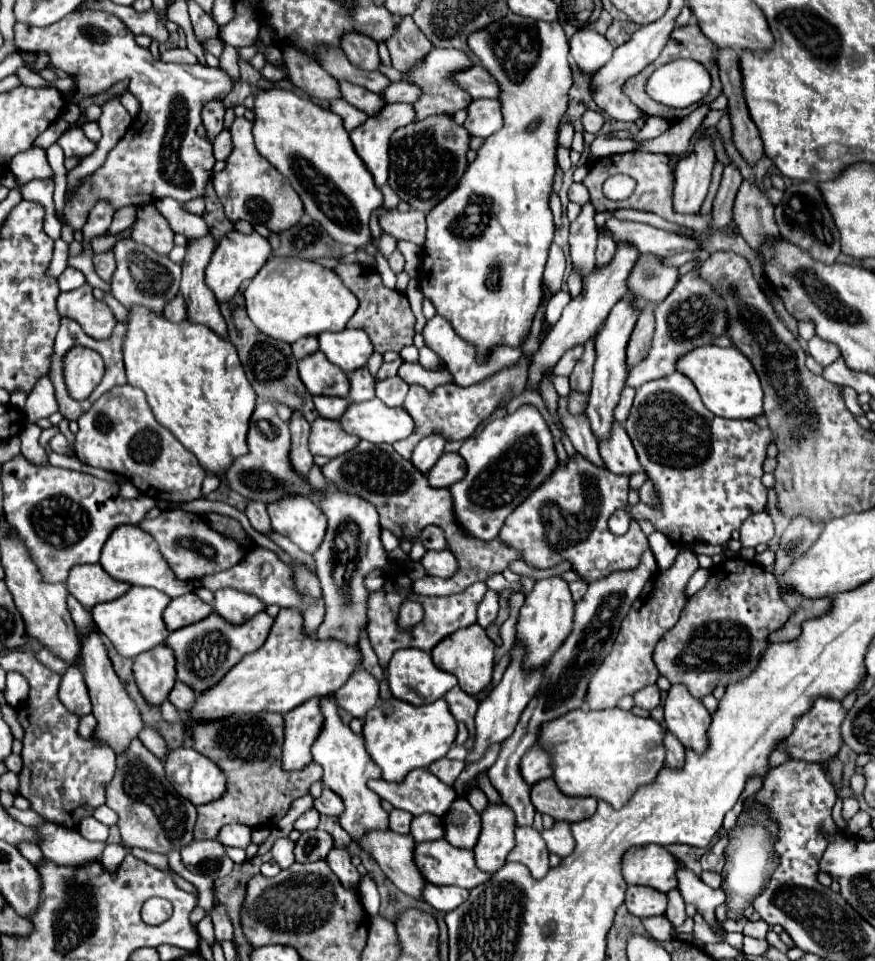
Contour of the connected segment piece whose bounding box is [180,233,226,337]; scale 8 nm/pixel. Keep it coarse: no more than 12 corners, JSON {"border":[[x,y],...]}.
{"border":[[212,233],[192,239],[182,261],[180,293],[188,319],[226,337],[204,269],[216,249]]}

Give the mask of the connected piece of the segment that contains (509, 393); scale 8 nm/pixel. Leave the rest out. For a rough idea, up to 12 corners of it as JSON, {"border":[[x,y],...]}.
{"border":[[530,357],[470,387],[410,385],[414,433],[394,449],[410,459],[440,433],[468,439],[524,391]]}

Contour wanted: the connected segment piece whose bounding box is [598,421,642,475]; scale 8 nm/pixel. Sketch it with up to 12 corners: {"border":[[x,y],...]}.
{"border":[[618,421],[598,441],[612,473],[642,471],[632,441]]}

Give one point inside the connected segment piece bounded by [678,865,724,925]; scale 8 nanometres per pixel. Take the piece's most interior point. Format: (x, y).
(693, 890)

